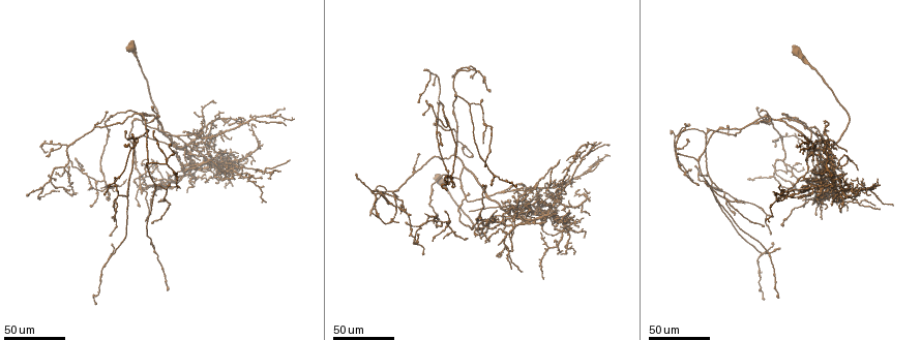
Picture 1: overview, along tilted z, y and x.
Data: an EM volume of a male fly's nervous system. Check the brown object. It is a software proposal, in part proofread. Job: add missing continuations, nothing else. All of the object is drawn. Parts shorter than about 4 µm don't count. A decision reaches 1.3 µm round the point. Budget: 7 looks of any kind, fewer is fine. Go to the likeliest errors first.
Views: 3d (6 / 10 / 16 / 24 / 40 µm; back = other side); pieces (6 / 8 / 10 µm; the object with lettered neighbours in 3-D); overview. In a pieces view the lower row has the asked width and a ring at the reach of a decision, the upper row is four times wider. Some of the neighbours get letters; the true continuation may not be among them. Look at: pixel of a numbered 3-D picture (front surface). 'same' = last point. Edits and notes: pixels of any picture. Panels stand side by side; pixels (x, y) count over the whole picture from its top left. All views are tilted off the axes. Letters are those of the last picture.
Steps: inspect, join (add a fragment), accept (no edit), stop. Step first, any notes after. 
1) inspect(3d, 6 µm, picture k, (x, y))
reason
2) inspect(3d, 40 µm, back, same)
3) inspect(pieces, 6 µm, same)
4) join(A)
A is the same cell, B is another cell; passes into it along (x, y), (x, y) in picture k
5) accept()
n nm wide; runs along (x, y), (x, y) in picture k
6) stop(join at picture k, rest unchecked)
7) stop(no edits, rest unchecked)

inspect(3d, 40 µm, picture 1, (574, 253))
end of a long branch

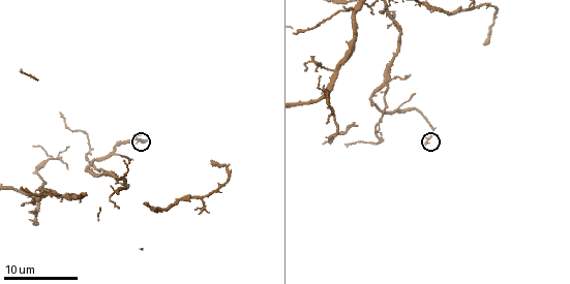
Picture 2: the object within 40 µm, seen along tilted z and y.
inspect(pieces, 6 µm, picture 2, (424, 143))
see the neighbours

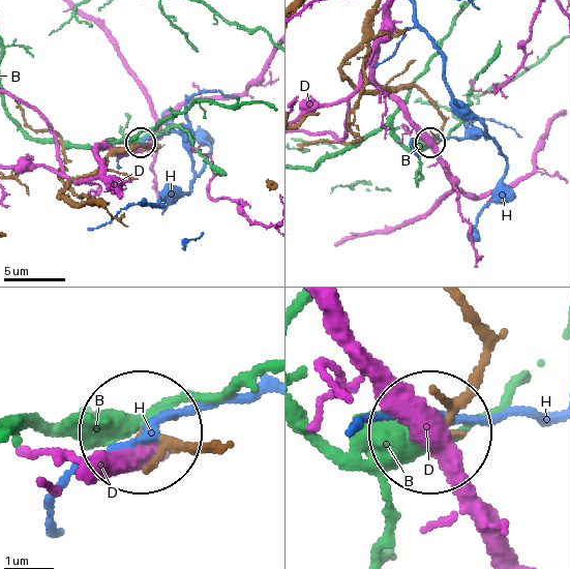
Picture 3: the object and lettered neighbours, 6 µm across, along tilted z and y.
accept()
B, D and H are other cells; runs along (463, 311), (487, 360), (432, 428) in picture 3; no lettered fragment goes on from it

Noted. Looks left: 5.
inspect(3d, 24 µm, picture 1, (688, 143))
long arm stops here

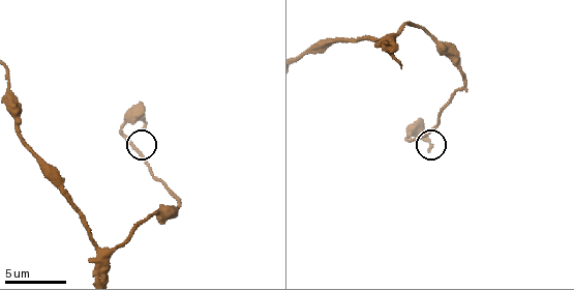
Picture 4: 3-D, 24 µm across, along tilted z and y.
inspect(pieces, 10 µm, picture 4, (430, 150))

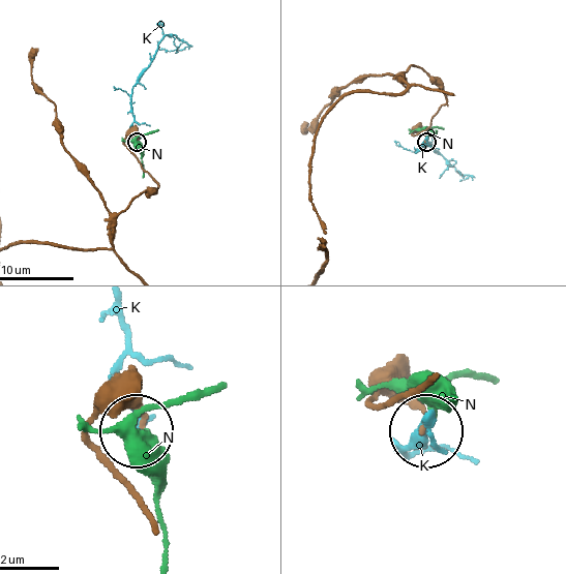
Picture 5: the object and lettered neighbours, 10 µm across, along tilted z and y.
accept()
K and N are other cells; no lettered fragment goes on from it

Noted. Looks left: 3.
inspect(3d, 24 µm, picture 1, (479, 236))
thin end

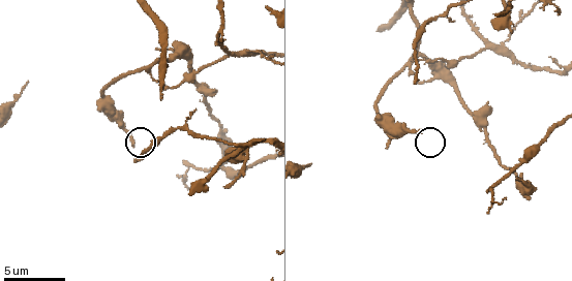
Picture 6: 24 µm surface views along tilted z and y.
inspect(pieces, 8 µm, picture 6, (420, 132))

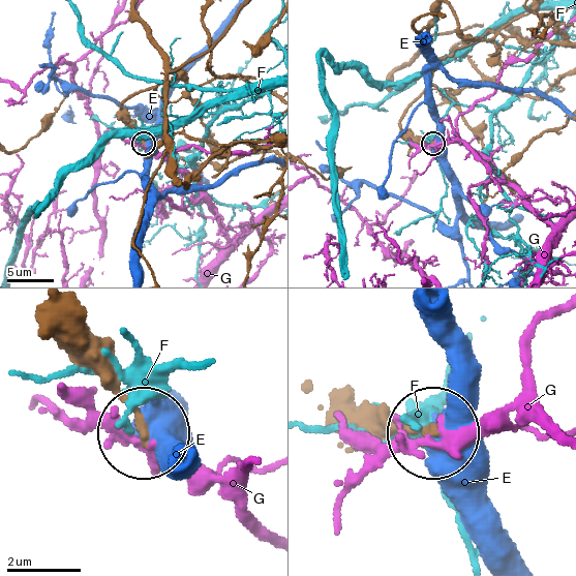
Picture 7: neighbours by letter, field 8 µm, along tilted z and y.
accept()
E, F and G are other cells; runs along (59, 309), (68, 336), (118, 387), (140, 427) in picture 7; none of them fits

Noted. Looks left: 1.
stop(no edits, rest unchecked)

